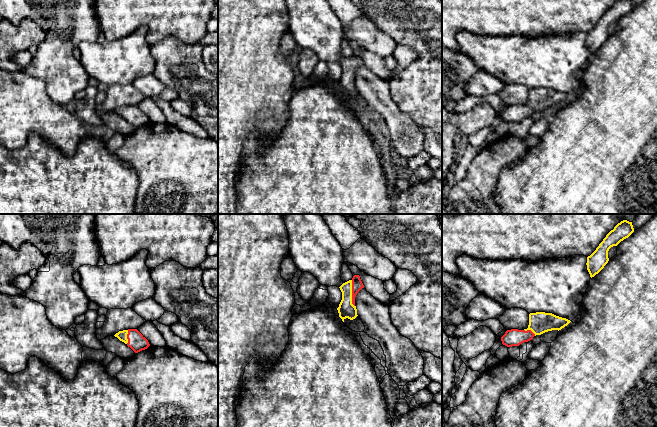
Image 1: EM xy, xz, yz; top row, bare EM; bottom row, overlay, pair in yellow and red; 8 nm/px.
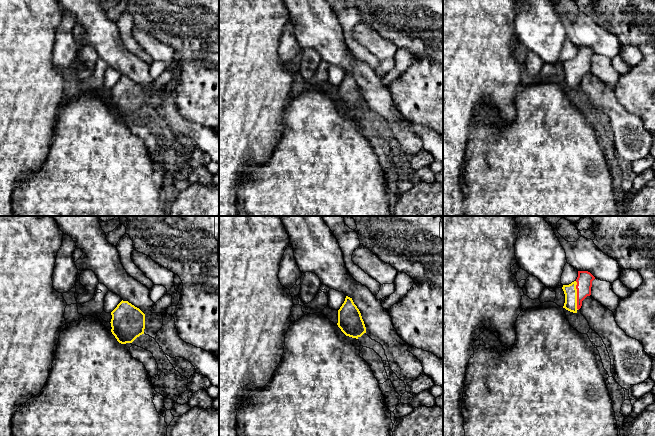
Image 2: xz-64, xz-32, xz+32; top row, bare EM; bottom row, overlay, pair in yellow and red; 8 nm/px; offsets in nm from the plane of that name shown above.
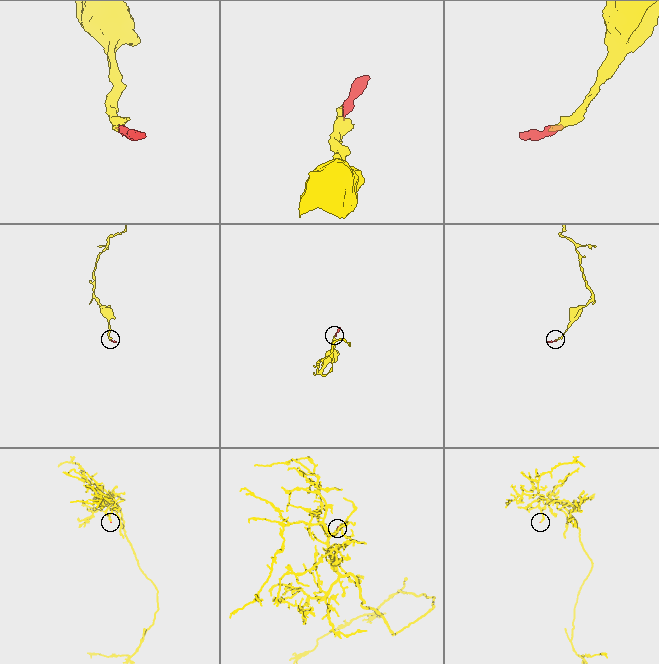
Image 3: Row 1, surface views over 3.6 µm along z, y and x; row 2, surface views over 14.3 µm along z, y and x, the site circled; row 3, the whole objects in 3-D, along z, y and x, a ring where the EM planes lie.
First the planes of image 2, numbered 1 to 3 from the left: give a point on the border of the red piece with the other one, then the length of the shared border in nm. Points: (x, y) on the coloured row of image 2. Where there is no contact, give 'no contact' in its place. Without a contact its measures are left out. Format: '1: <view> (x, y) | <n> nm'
1: no contact
2: no contact
3: xz+32 (576, 295) | 240 nm

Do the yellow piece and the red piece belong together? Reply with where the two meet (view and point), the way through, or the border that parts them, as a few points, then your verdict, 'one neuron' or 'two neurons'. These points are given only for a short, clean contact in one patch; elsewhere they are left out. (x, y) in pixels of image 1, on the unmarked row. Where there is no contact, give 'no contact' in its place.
contact xz (351, 69); one neuron

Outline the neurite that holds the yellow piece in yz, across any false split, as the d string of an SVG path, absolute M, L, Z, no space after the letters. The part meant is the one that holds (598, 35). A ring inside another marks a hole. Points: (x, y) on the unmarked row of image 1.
M617 0L614 5L606 11L596 26L587 33L586 41L591 54L598 50L608 39L609 25L617 22L633 8L634 4L632 0Z

